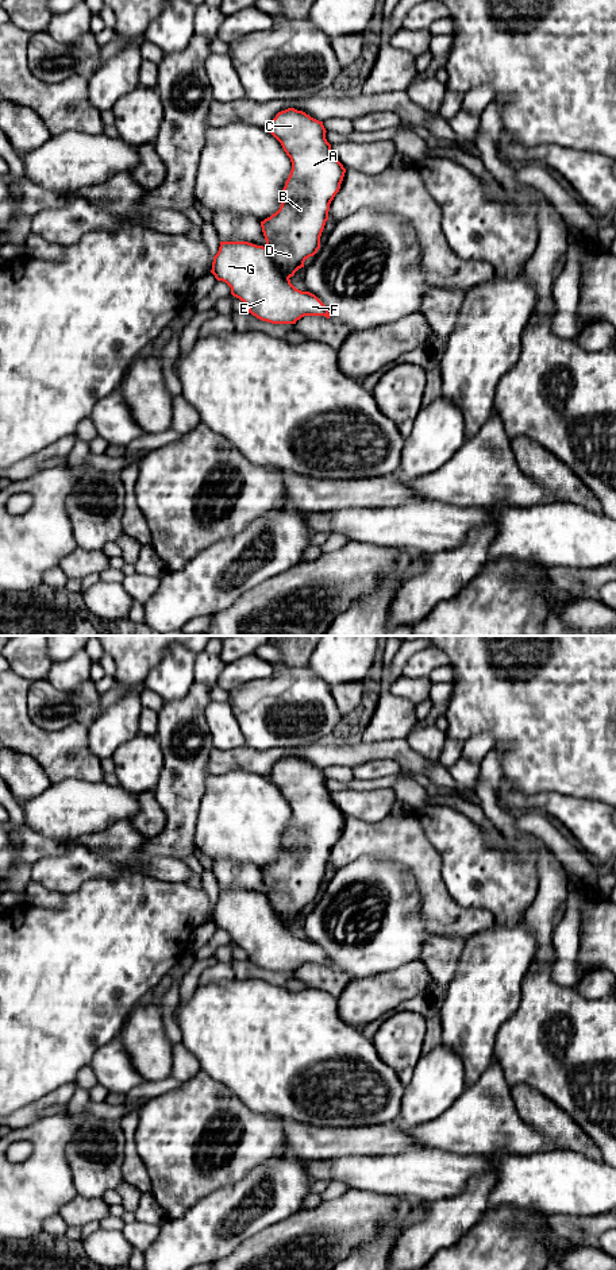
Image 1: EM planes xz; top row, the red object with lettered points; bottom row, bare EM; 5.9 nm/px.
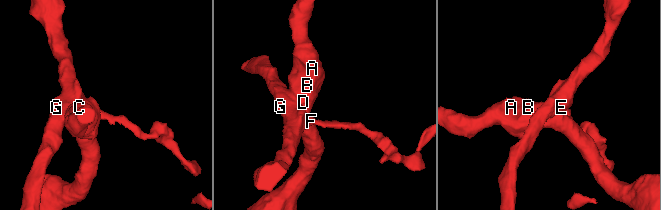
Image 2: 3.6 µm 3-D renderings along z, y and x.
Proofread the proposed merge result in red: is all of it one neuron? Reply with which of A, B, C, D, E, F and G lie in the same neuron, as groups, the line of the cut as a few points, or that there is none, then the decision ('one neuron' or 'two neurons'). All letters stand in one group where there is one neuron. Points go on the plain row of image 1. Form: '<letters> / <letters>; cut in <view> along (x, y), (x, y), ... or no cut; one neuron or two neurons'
A B C D / E F G; cut in xz along (265, 895), (276, 914), (288, 926); two neurons

